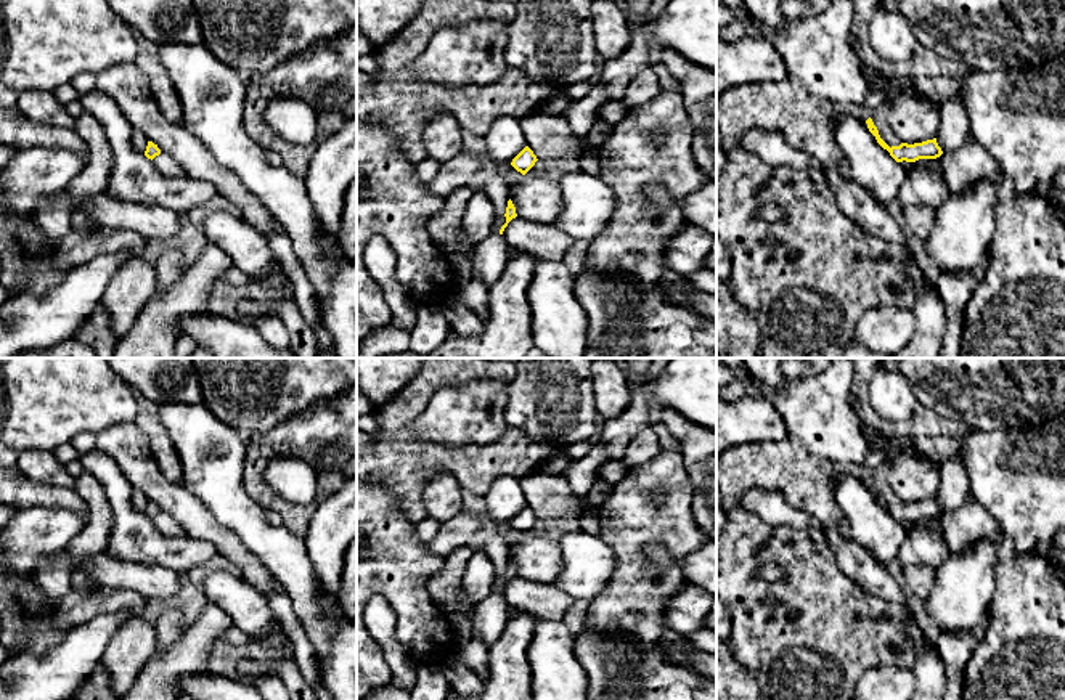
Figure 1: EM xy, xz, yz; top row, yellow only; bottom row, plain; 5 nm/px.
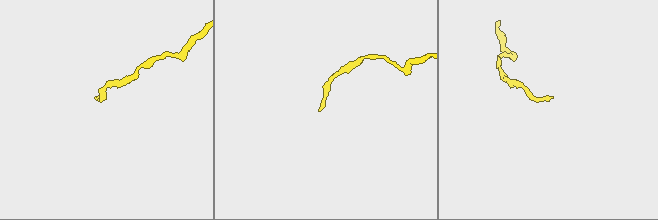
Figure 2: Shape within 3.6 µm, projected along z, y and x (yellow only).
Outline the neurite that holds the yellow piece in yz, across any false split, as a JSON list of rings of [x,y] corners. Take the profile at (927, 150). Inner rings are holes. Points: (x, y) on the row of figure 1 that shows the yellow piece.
[[[869,117],[866,120],[869,132],[875,136],[877,143],[890,153],[890,156],[896,162],[916,162],[919,159],[936,159],[943,154],[941,148],[936,143],[936,138],[927,140],[922,143],[901,143],[900,146],[888,146],[879,135],[877,127],[874,125],[872,119]]]

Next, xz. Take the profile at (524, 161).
[[[525,146],[511,162],[511,165],[520,172],[522,175],[525,175],[537,162],[537,156],[533,154],[533,151]]]

